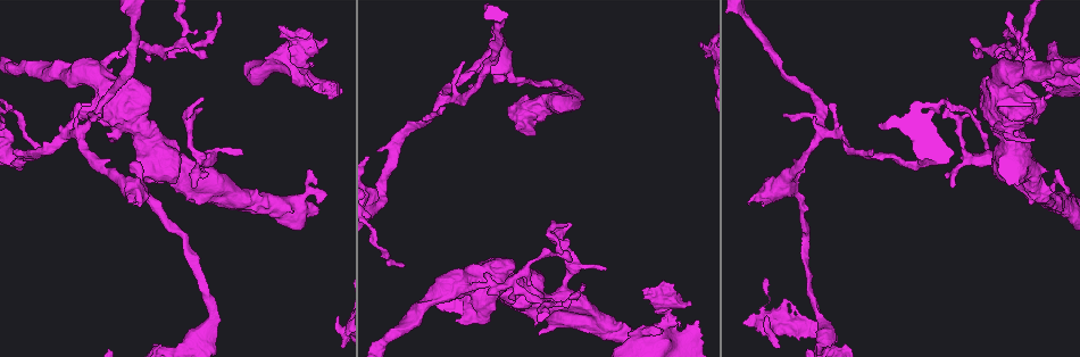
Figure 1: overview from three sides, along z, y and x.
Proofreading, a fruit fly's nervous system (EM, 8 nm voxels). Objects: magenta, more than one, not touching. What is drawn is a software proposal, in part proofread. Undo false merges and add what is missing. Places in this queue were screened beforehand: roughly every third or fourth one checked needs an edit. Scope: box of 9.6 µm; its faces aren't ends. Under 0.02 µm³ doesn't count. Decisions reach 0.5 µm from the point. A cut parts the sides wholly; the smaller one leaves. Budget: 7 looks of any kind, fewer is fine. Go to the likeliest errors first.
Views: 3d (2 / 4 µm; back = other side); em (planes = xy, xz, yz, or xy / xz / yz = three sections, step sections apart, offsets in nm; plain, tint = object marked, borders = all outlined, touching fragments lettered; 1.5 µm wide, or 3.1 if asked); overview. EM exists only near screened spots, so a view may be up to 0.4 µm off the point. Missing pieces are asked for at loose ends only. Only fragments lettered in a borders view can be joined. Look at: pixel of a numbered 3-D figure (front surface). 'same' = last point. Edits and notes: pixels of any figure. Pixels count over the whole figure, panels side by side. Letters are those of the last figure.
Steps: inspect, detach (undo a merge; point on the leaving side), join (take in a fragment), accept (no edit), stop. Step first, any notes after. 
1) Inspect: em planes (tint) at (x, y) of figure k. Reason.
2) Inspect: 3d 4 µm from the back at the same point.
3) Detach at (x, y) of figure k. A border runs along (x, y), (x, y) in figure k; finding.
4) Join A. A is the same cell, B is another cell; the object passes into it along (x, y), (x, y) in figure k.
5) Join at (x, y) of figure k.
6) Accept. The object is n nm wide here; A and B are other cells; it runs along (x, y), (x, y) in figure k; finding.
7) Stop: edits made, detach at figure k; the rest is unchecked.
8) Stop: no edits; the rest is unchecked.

Inspect: em planes (borders) at (492, 25) of figure 1. An open end.

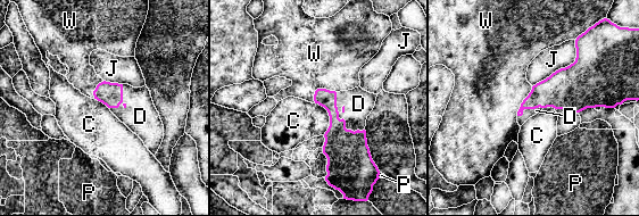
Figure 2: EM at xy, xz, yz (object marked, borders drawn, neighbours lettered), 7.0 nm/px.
Join D. D is the same cell, C, J, P and W are other cells; it goes on there.

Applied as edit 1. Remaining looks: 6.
Inspect: em planes (tint) at (297, 44) of figure 1. Sharp bend.

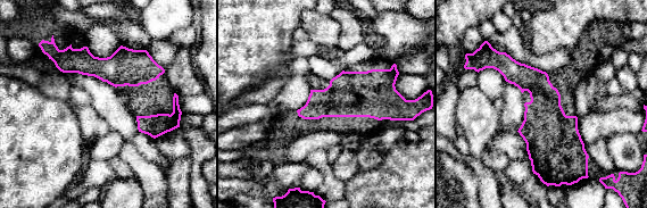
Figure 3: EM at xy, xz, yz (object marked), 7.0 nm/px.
Inspect: em planes (borders) at the same point. What lies round it.

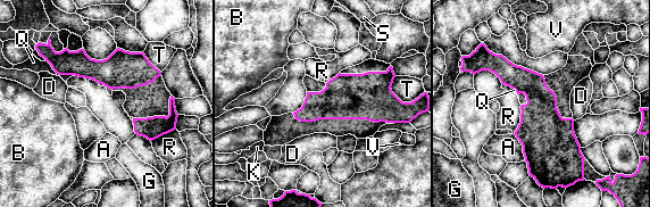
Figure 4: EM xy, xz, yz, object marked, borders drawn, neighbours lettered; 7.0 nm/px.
Accept. A, B, D, G, K, Q, R, S, T and V are other cells; continuous, no second cell.

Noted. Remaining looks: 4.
Inspect: em planes (borders) at (117, 54) of figure 1. Calibre changes.

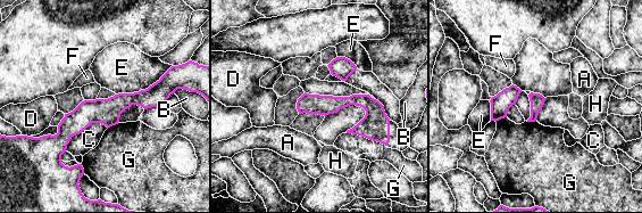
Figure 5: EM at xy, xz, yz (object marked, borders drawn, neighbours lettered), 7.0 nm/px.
Accept. The object is 100 nm wide here; the longest contact is with E, 420 nm; A, B, C, D, E, F, G and H are other cells; one cell here.

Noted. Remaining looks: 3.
Stop: edits made, join at figure 2; the rest is unchecked.

